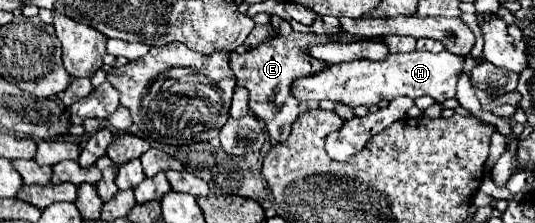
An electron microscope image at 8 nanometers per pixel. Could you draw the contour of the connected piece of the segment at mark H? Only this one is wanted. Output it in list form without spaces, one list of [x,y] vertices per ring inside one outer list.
[[[450,51],[442,53],[390,53],[382,61],[368,61],[368,59],[358,59],[350,63],[338,63],[338,65],[328,65],[326,69],[300,77],[292,83],[290,91],[298,101],[322,101],[330,99],[332,103],[346,103],[348,107],[358,107],[358,105],[378,105],[378,101],[392,101],[394,97],[410,97],[418,99],[422,95],[432,97],[434,101],[442,103],[450,97],[456,95],[456,81],[458,81],[458,71],[462,71],[464,59],[460,55],[450,55]]]

